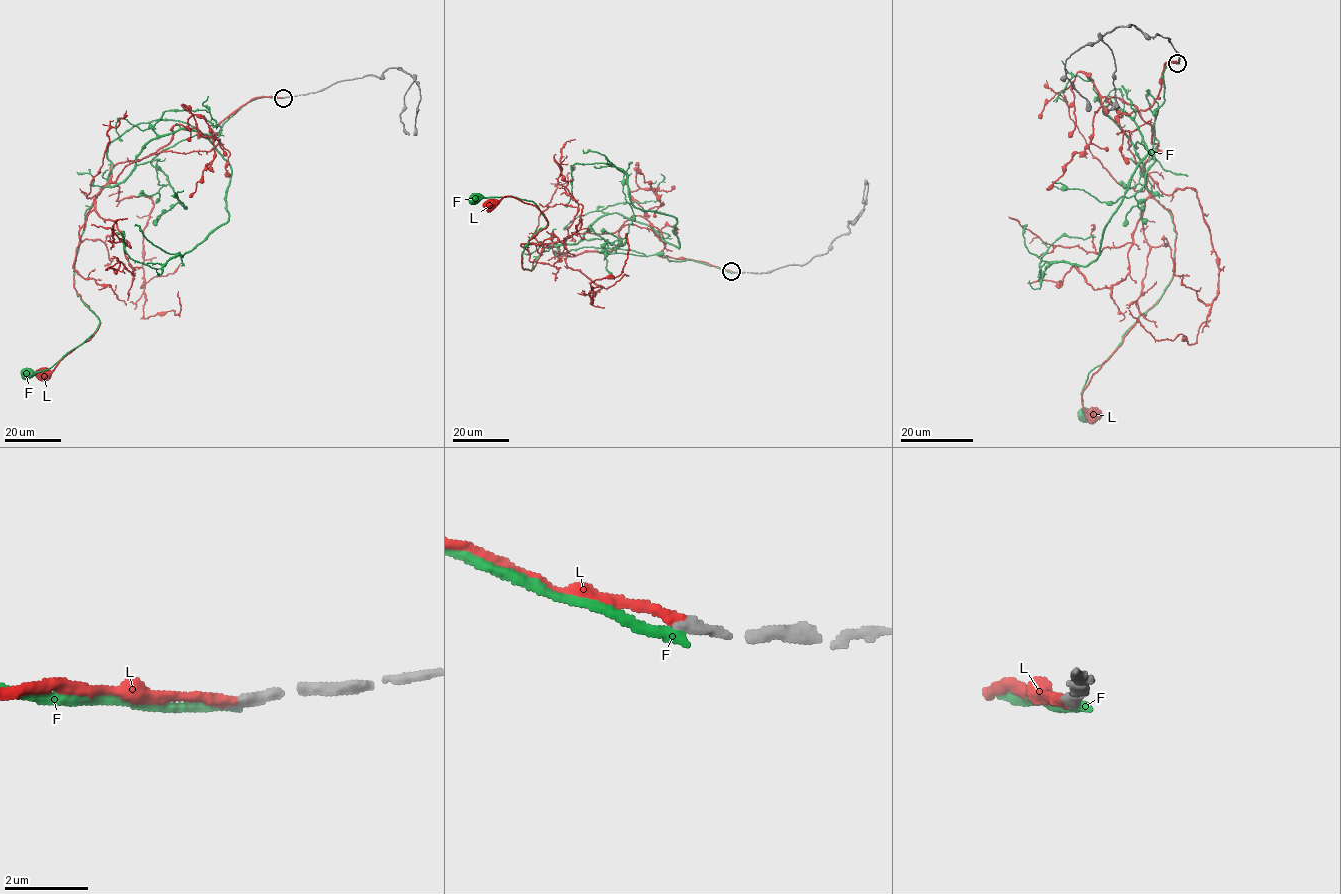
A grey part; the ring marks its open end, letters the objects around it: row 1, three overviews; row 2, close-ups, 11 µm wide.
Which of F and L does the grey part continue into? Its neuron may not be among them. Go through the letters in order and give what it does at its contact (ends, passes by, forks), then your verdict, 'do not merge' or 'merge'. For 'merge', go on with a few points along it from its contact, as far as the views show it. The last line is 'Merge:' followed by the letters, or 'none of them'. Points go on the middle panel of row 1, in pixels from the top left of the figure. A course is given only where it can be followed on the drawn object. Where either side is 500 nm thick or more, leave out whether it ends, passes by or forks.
F: it ends; do not merge
L: it ends; merge; course (731, 271), (661, 257), (639, 215), (611, 250), (545, 247), (523, 269), (548, 220), (491, 202)
Merge: L

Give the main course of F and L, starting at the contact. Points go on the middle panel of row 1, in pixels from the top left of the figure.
F: (731, 272), (599, 252), (603, 239), (556, 244), (524, 268), (546, 217), (516, 197), (473, 199)
L: (731, 271), (661, 257), (639, 215), (611, 250), (545, 247), (523, 269), (548, 220), (491, 202)

